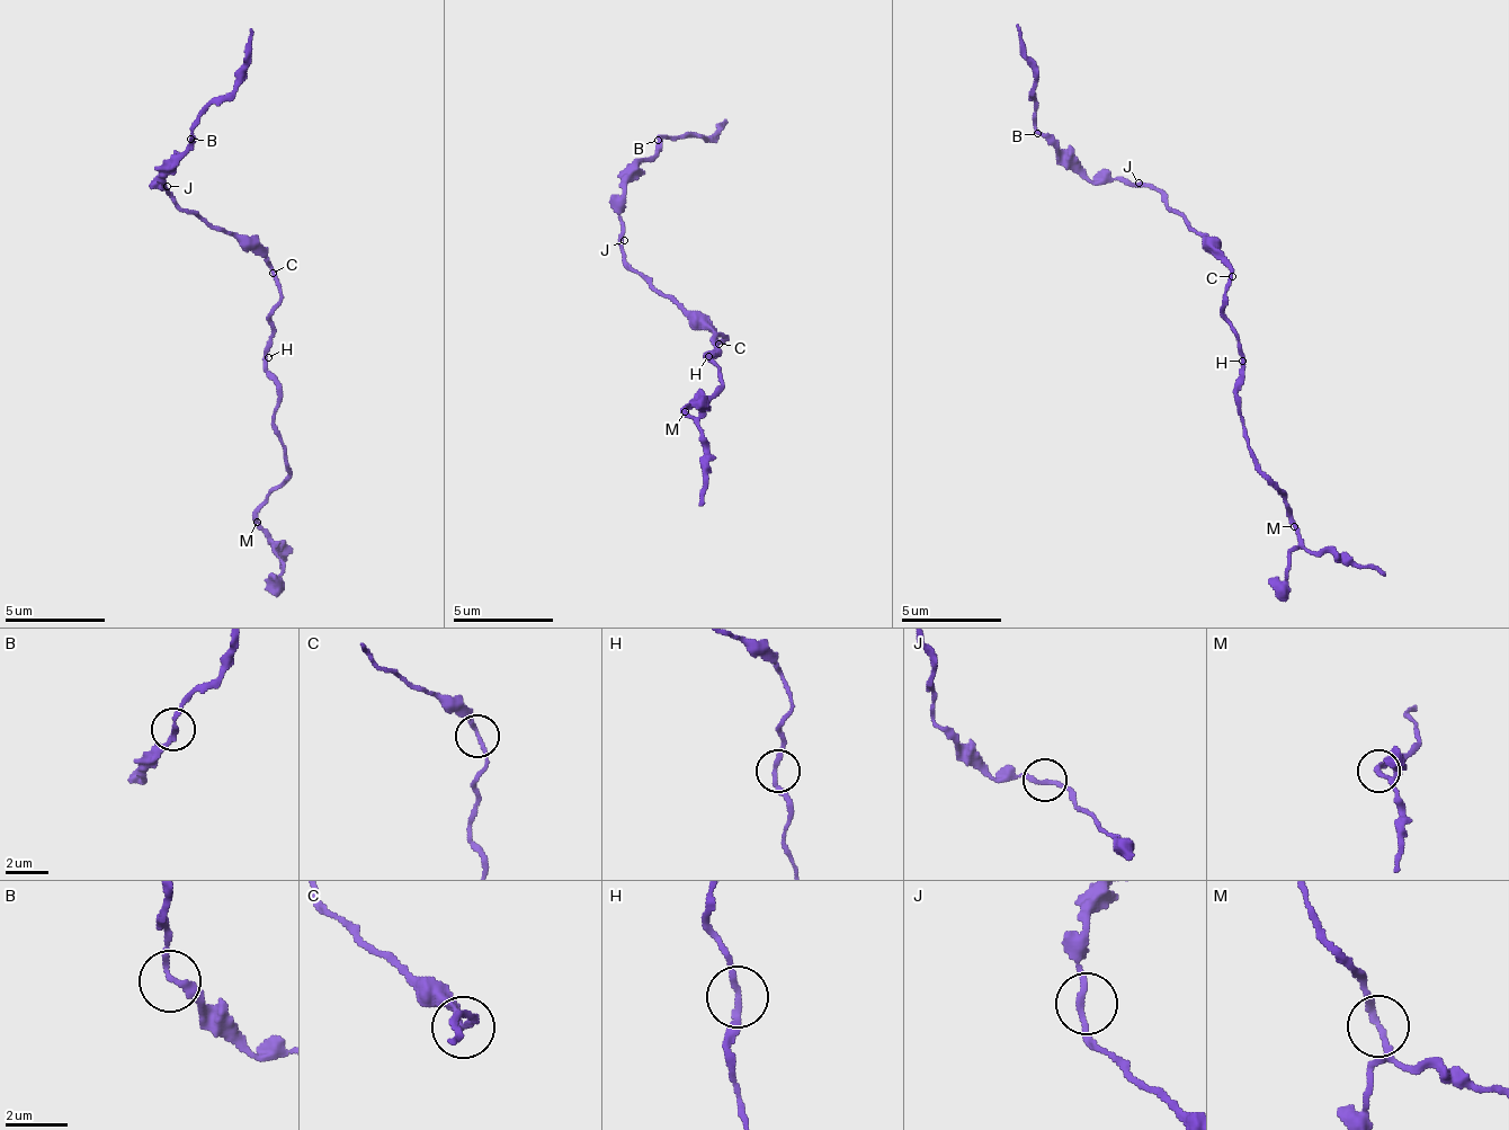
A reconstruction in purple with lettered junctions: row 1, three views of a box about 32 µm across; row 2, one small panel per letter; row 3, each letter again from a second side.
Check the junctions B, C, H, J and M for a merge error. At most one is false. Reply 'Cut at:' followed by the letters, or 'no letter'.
Cut at: no letter

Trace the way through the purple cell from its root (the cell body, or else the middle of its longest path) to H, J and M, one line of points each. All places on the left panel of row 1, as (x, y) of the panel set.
H: (267, 263), (282, 297), (271, 313), (273, 347), (268, 357)
J: (267, 263), (215, 224), (205, 224), (189, 210), (184, 210), (173, 201), (167, 186)
M: (267, 263), (282, 297), (271, 313), (268, 377), (278, 388), (273, 432), (284, 447), (285, 481), (256, 521)

